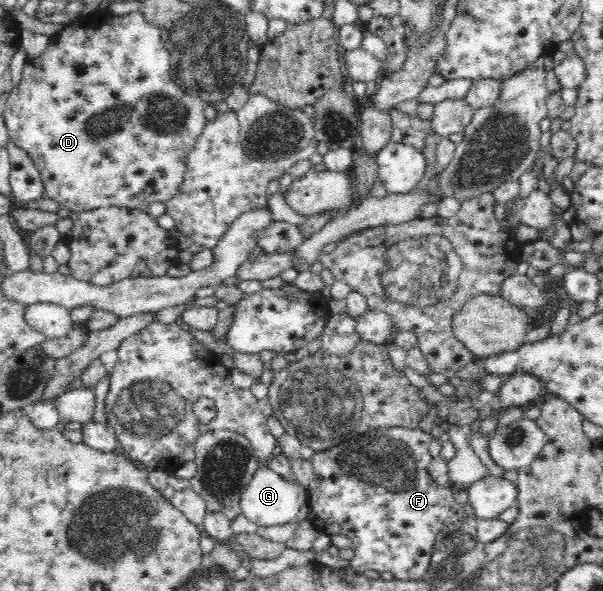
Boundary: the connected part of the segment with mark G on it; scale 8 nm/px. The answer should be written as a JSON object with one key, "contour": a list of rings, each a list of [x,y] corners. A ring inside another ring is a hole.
{"contour":[[[261,464],[254,474],[251,484],[247,485],[240,501],[240,513],[258,527],[285,526],[298,520],[302,503],[307,499],[307,490],[298,482],[292,483],[279,473]]]}

